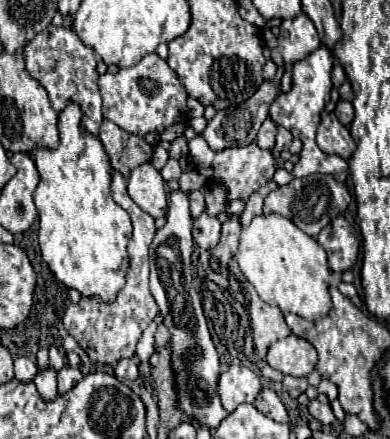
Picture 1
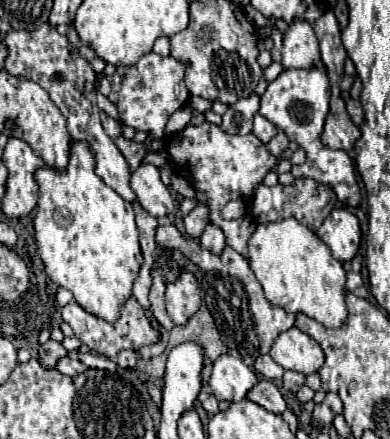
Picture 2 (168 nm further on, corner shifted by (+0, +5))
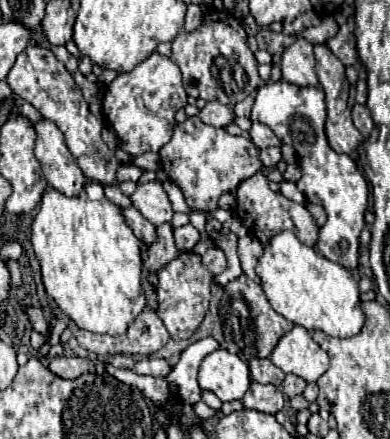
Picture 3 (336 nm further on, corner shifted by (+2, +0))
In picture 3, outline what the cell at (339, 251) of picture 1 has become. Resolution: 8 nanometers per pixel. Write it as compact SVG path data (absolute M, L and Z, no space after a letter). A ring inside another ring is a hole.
M286 81L264 83L258 87L250 119L268 125L282 143L290 143L294 147L302 171L296 185L310 203L318 203L326 211L327 221L320 229L316 251L346 269L356 269L360 259L360 231L364 227L364 211L368 207L368 183L348 155L336 153L328 145L324 133L324 91L320 87L298 87Z

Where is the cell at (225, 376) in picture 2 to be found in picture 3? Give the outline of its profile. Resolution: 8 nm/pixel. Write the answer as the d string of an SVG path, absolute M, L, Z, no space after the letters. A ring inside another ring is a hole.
M216 349L204 357L198 371L198 383L220 397L220 401L242 399L250 385L248 363L226 349Z

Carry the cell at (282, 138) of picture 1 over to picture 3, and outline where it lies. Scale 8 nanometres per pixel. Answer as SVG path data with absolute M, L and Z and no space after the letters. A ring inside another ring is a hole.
M268 147L260 151L260 161L264 167L276 167L276 163L282 159L280 147Z

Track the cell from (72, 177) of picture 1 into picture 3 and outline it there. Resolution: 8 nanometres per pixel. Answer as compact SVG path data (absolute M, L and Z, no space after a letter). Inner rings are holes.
M90 181L78 197L66 197L56 189L48 189L42 195L40 211L32 223L32 245L42 265L46 295L72 319L76 327L90 333L122 335L144 309L146 295L142 289L140 239L136 239L130 227L126 227L120 207L106 199L100 183Z

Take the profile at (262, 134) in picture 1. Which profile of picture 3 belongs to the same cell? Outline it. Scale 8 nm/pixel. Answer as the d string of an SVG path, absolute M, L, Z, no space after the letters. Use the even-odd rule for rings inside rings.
M252 123L252 129L250 129L250 137L252 137L252 143L258 147L258 149L266 149L266 147L280 147L282 141L272 133L270 127L266 127L264 123Z

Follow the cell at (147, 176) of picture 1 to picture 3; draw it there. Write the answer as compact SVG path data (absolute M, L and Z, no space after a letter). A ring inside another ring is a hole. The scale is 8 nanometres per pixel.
M150 181L144 185L138 185L136 191L132 193L132 205L152 223L152 225L162 225L168 223L174 215L172 205L168 201L166 191L162 189L162 183Z

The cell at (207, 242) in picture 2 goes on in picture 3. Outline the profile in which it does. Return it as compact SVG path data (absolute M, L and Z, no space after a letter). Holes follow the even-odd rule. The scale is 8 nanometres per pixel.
M218 247L208 249L204 253L204 257L202 257L202 263L212 275L218 275L218 273L222 273L226 269L226 257L224 257L222 249L218 249Z

